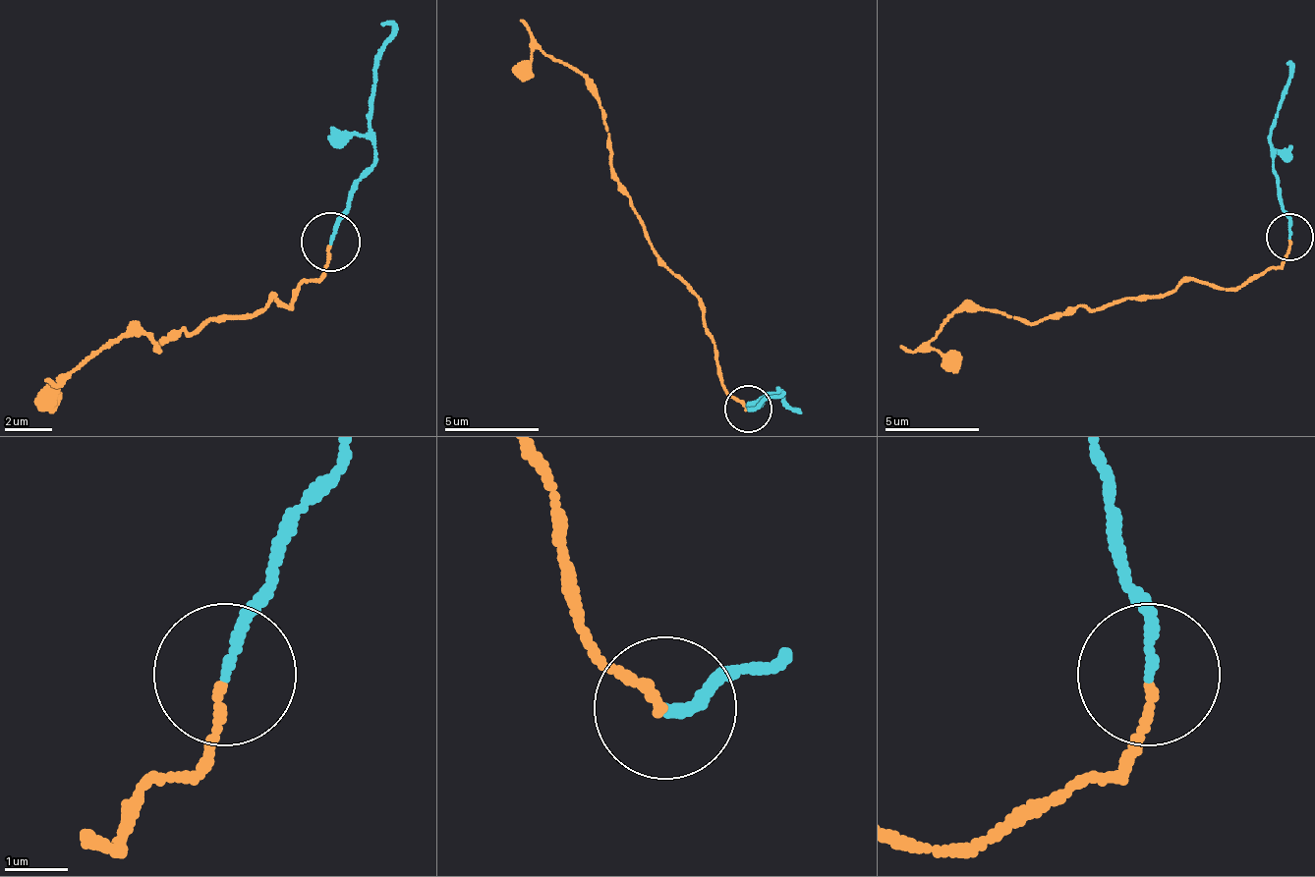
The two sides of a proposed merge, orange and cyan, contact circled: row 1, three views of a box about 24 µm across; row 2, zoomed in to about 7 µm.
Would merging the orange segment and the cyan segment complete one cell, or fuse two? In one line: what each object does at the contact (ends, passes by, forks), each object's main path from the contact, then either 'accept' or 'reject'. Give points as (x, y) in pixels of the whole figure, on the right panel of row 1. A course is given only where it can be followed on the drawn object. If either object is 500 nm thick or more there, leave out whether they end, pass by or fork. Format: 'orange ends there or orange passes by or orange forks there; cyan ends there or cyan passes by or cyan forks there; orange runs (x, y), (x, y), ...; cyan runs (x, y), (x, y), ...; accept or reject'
orange ends there; cyan ends there; orange runs (1290, 238), (1286, 261), (1233, 290), (1182, 280), (1164, 295), (1036, 322), (961, 308), (933, 341), (956, 374); cyan runs (1290, 238), (1281, 195), (1272, 172), (1272, 120), (1290, 69), (1286, 64); reject

